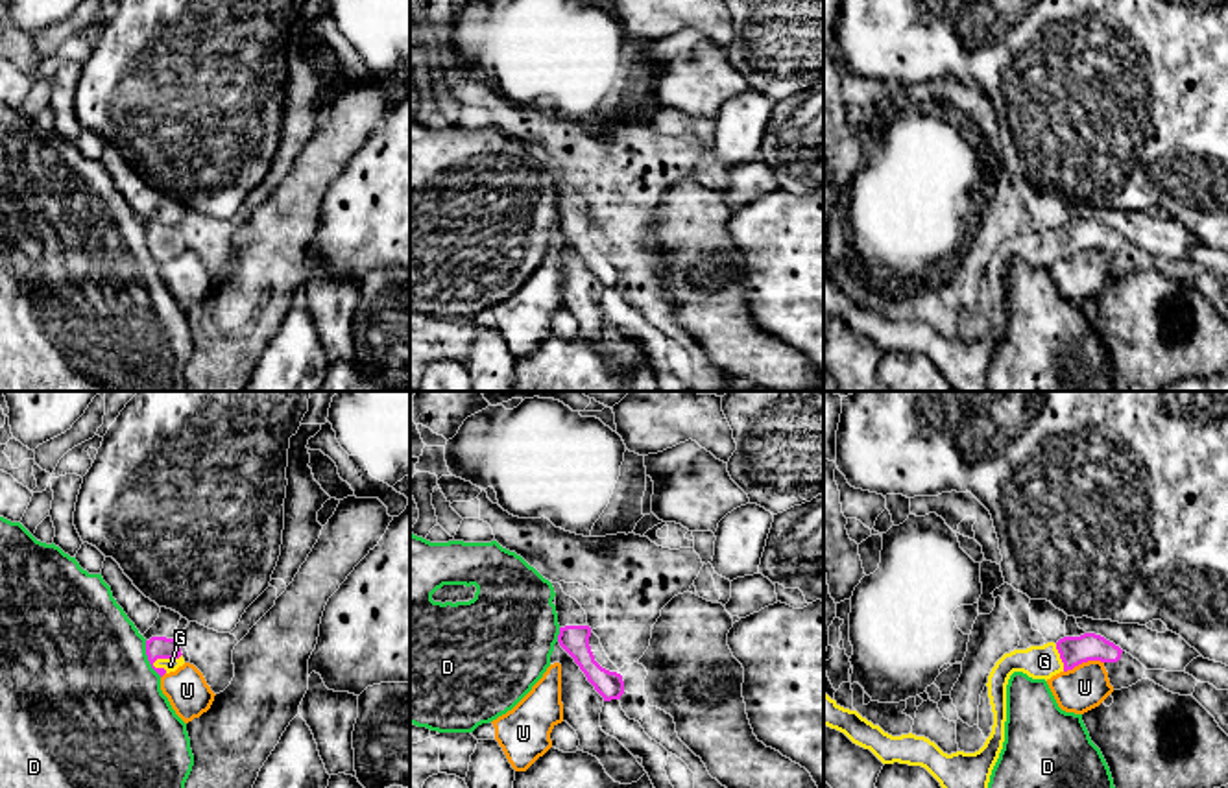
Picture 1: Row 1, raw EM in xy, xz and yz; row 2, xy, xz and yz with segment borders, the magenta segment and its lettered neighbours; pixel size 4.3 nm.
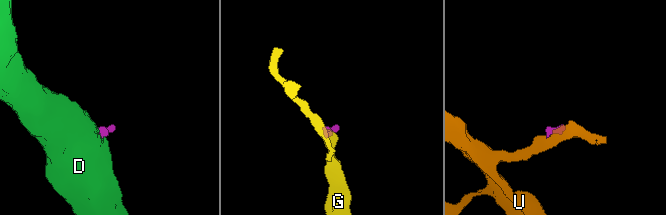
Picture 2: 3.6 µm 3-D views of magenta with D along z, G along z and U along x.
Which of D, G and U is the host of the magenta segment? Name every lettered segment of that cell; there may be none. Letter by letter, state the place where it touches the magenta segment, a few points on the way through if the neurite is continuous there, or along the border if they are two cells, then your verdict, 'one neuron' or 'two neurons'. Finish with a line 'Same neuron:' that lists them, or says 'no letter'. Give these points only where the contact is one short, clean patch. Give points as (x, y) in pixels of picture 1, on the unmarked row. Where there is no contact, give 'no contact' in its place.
D: meets magenta in xy at (148, 246); border along xy (144, 227), (148, 250), (161, 262); two neurons
G: meets magenta in xy at (167, 244); runs through xy (157, 233), (167, 244), (170, 251); one neuron
U: meets magenta in yz at (1083, 248); border along yz (1103, 248), (1083, 248), (1064, 259); two neurons
Same neuron: G

